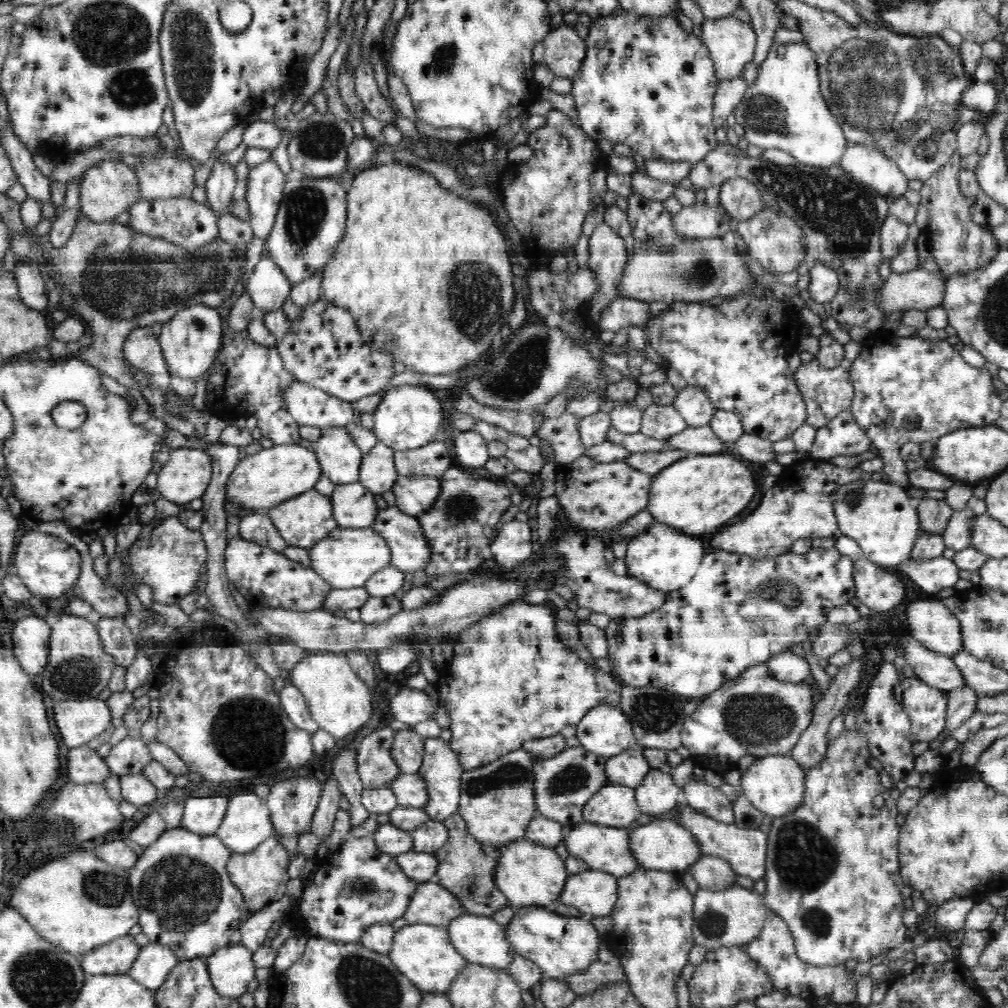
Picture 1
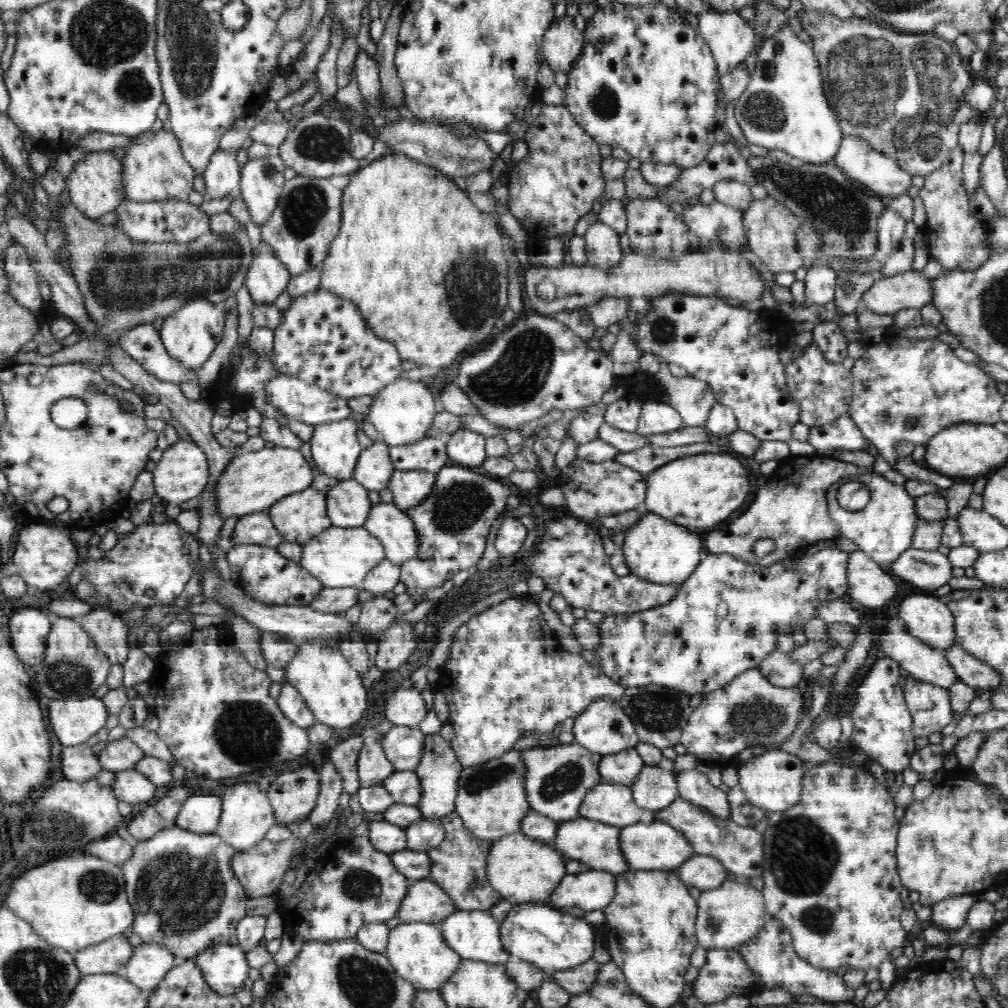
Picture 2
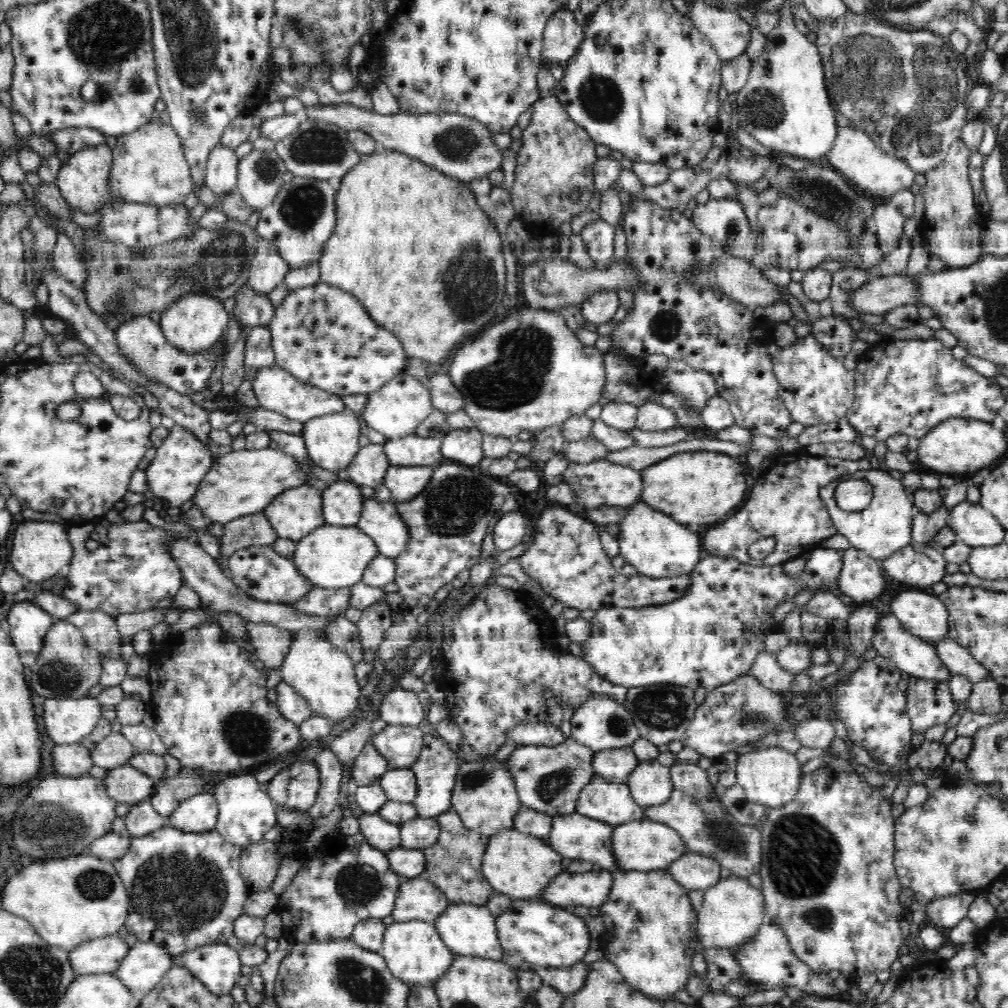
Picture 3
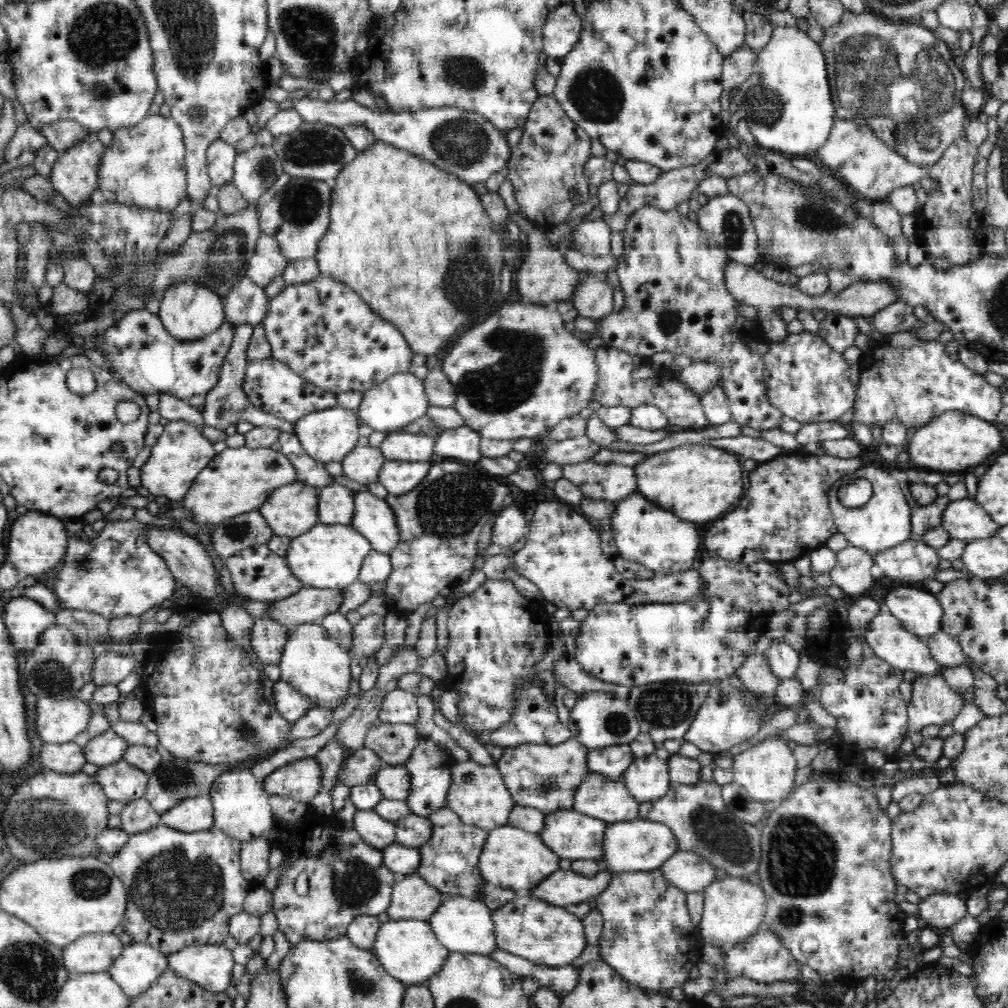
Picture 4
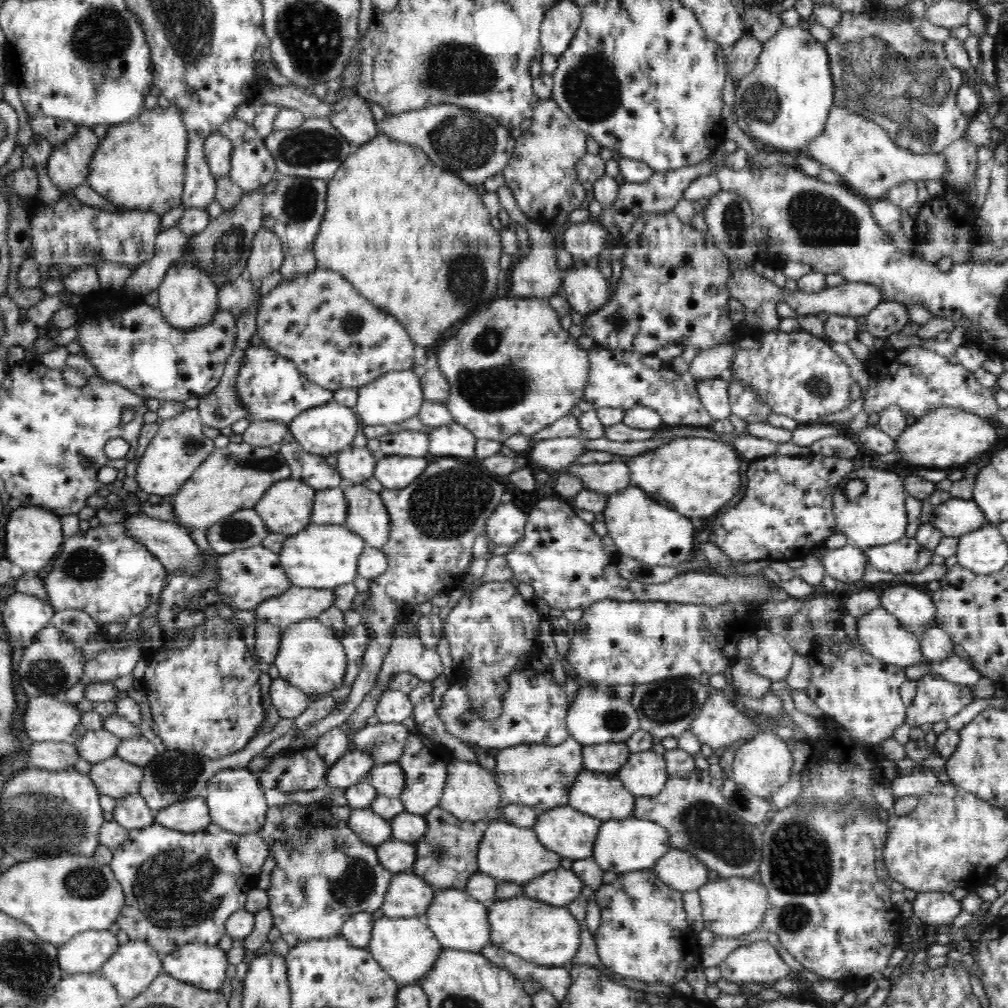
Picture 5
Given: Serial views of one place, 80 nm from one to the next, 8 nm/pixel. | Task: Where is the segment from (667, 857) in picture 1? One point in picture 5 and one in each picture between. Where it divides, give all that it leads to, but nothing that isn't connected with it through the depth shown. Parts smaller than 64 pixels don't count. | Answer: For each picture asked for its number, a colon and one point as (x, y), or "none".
2: (658, 846)
3: (645, 845)
4: (639, 845)
5: (626, 845)

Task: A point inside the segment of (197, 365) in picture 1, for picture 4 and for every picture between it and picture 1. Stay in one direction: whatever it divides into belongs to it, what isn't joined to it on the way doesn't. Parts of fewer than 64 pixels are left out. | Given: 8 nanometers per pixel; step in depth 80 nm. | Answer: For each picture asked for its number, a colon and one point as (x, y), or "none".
2: (189, 335)
3: (196, 322)
4: (188, 311)

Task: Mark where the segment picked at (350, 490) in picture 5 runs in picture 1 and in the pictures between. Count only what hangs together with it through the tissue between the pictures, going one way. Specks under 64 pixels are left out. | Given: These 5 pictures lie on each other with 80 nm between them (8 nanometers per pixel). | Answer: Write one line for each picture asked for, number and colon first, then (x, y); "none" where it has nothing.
1: (410, 550)
2: (392, 526)
3: (381, 520)
4: (374, 519)

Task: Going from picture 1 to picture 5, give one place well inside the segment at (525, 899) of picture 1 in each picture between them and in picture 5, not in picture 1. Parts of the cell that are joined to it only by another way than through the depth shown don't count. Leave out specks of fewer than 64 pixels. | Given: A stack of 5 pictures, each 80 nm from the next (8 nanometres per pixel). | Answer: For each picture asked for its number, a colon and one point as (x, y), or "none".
2: (523, 870)
3: (522, 866)
4: (511, 858)
5: (510, 854)

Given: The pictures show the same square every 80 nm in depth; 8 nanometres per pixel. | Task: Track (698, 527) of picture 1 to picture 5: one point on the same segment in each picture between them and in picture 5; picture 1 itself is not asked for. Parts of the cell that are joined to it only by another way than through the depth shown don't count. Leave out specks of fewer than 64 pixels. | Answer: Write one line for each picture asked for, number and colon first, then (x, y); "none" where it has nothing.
2: (699, 491)
3: (693, 487)
4: (698, 482)
5: (694, 476)

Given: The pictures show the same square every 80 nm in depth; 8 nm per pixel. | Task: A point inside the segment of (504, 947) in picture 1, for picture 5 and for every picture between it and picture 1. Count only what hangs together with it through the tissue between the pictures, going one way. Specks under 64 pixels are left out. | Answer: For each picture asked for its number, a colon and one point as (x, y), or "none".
2: (475, 935)
3: (468, 930)
4: (463, 925)
5: (460, 922)

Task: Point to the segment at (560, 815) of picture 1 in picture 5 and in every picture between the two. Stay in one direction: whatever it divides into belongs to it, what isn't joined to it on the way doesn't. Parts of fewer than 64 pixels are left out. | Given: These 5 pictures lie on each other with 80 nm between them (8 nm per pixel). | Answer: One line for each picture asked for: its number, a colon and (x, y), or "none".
2: (559, 778)
3: (550, 780)
4: (544, 777)
5: (541, 776)

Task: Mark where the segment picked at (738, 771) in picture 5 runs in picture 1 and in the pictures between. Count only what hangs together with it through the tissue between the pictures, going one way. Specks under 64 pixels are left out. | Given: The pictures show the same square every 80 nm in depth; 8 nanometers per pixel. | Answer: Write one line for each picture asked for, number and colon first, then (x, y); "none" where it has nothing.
1: (776, 785)
2: (774, 781)
3: (771, 777)
4: (767, 771)

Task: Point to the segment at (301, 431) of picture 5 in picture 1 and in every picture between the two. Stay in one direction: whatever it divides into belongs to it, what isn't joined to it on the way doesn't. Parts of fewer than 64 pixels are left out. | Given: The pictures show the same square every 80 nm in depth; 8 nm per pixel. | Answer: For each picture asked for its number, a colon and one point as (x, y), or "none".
1: (340, 459)
2: (335, 449)
3: (332, 441)
4: (328, 436)

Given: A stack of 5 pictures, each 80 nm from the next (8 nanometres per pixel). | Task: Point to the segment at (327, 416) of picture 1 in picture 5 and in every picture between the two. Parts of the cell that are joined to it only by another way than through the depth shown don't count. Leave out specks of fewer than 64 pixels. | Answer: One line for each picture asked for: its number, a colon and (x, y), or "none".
2: (309, 404)
3: (276, 390)
4: (270, 385)
5: (273, 388)

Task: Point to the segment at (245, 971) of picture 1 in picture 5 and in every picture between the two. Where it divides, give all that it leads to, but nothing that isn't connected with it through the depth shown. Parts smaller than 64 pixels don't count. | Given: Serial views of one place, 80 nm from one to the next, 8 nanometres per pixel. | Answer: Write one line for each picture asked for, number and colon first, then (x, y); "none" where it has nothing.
2: (225, 967)
3: (218, 965)
4: (210, 966)
5: (197, 964)

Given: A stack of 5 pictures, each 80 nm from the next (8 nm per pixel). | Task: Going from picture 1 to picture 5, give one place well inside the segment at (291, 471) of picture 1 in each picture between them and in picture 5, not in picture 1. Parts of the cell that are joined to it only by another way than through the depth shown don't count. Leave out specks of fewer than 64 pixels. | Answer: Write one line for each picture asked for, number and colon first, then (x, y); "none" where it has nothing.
2: (253, 481)
3: (241, 482)
4: (237, 480)
5: (233, 478)

